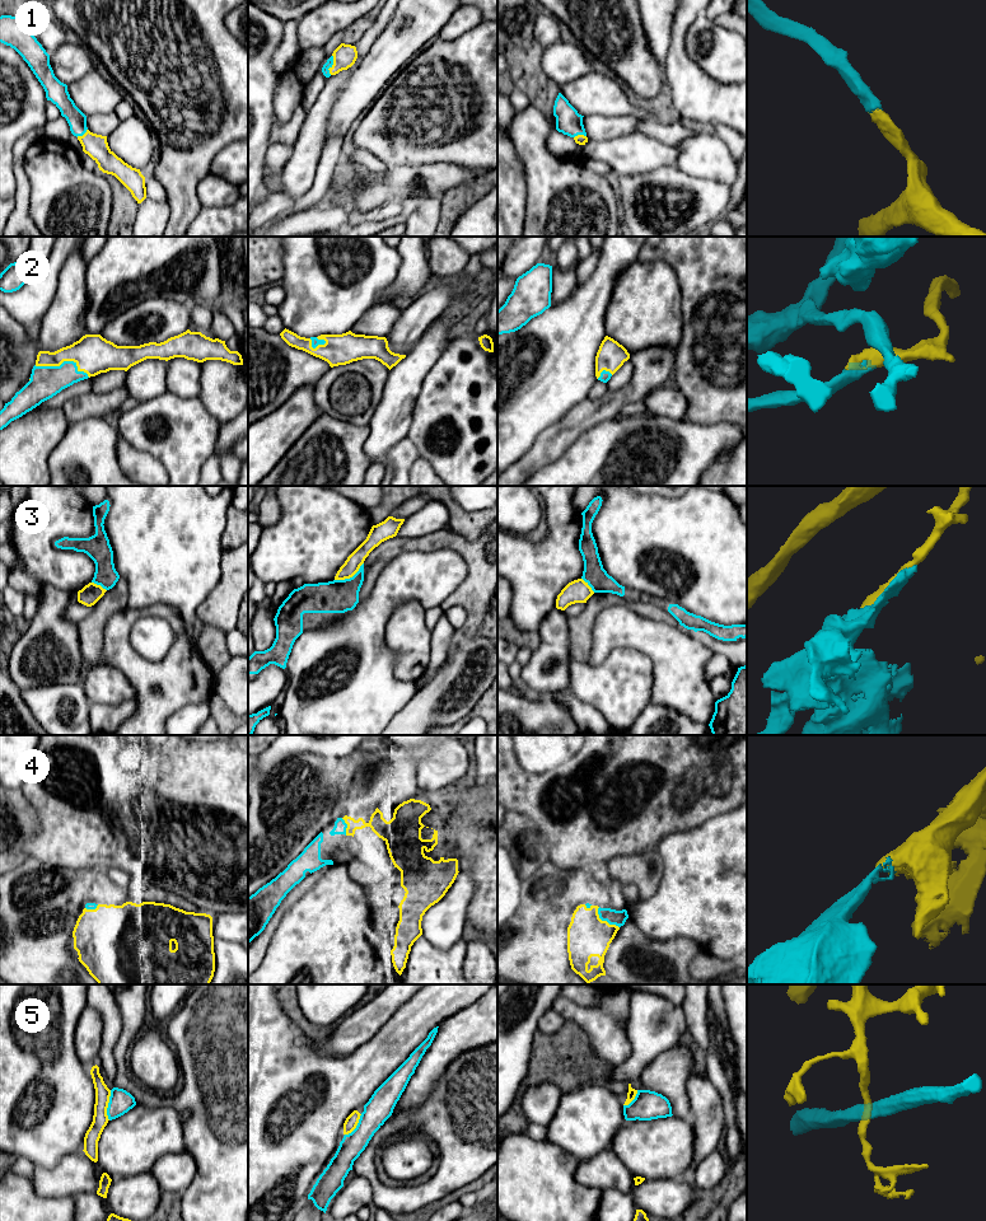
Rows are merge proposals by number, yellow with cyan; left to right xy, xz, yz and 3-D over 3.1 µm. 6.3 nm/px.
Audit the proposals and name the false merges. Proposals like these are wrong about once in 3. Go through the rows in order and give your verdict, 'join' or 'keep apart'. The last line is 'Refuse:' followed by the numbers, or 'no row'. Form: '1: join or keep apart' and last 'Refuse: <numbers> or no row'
1: join
2: join
3: keep apart
4: join
5: keep apart
Refuse: 3, 5

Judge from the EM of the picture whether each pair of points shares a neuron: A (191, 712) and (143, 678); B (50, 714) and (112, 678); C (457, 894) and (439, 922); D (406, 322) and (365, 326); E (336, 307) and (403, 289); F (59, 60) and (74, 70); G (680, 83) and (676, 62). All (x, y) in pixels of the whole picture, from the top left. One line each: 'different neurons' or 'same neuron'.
A: different neurons
B: different neurons
C: same neuron
D: different neurons
E: different neurons
F: same neuron
G: same neuron

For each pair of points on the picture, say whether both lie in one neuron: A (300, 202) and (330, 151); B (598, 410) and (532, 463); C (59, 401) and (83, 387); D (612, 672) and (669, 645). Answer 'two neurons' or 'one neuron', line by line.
A: one neuron
B: one neuron
C: one neuron
D: two neurons

